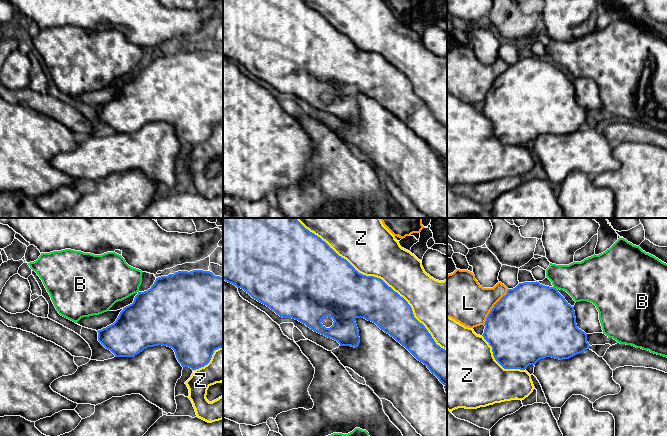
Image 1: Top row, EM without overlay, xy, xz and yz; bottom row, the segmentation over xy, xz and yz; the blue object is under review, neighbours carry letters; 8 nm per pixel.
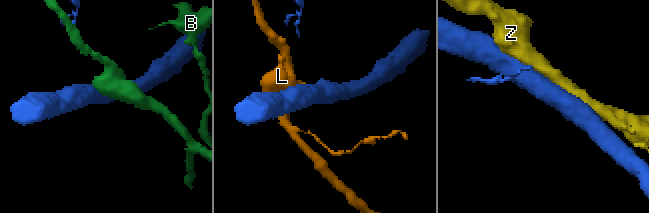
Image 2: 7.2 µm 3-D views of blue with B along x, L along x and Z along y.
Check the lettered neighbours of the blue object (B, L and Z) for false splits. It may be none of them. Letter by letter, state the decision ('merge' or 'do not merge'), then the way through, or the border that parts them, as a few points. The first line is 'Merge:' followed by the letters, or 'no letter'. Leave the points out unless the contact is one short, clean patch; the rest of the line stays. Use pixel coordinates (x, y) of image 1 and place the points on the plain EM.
Merge: no letter
B: do not merge
L: do not merge
Z: do not merge

